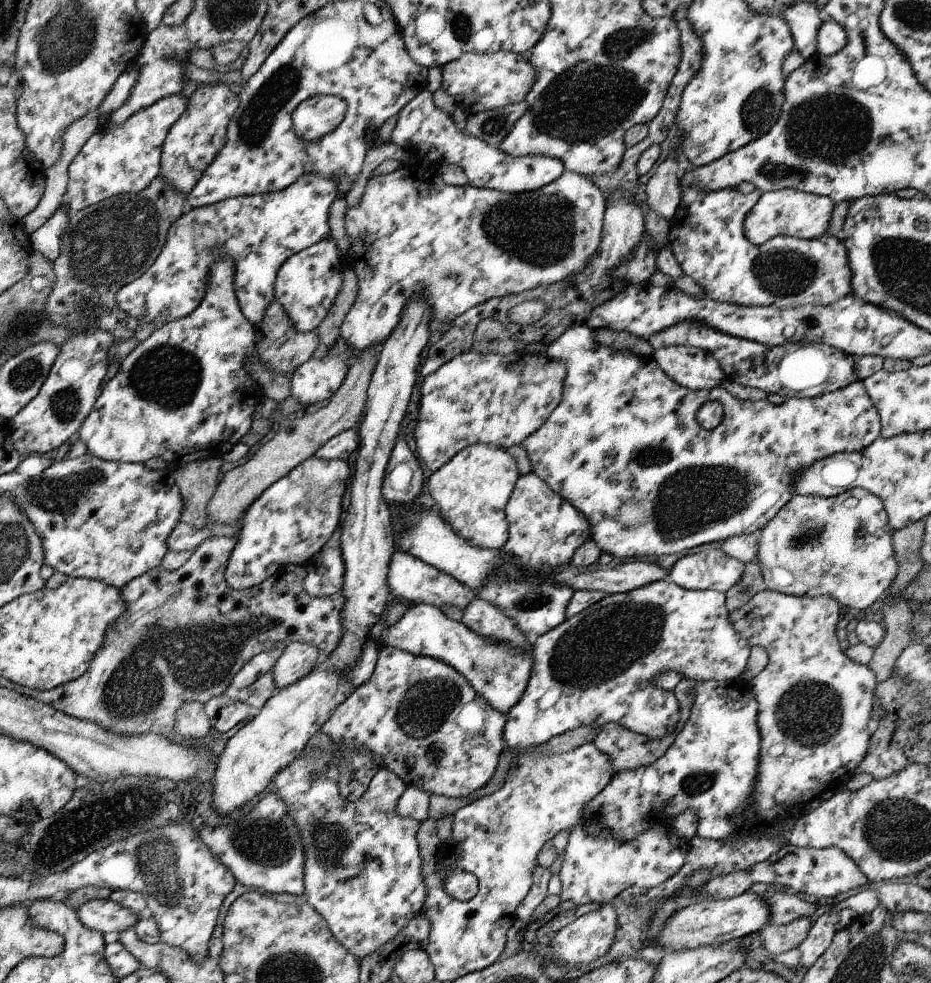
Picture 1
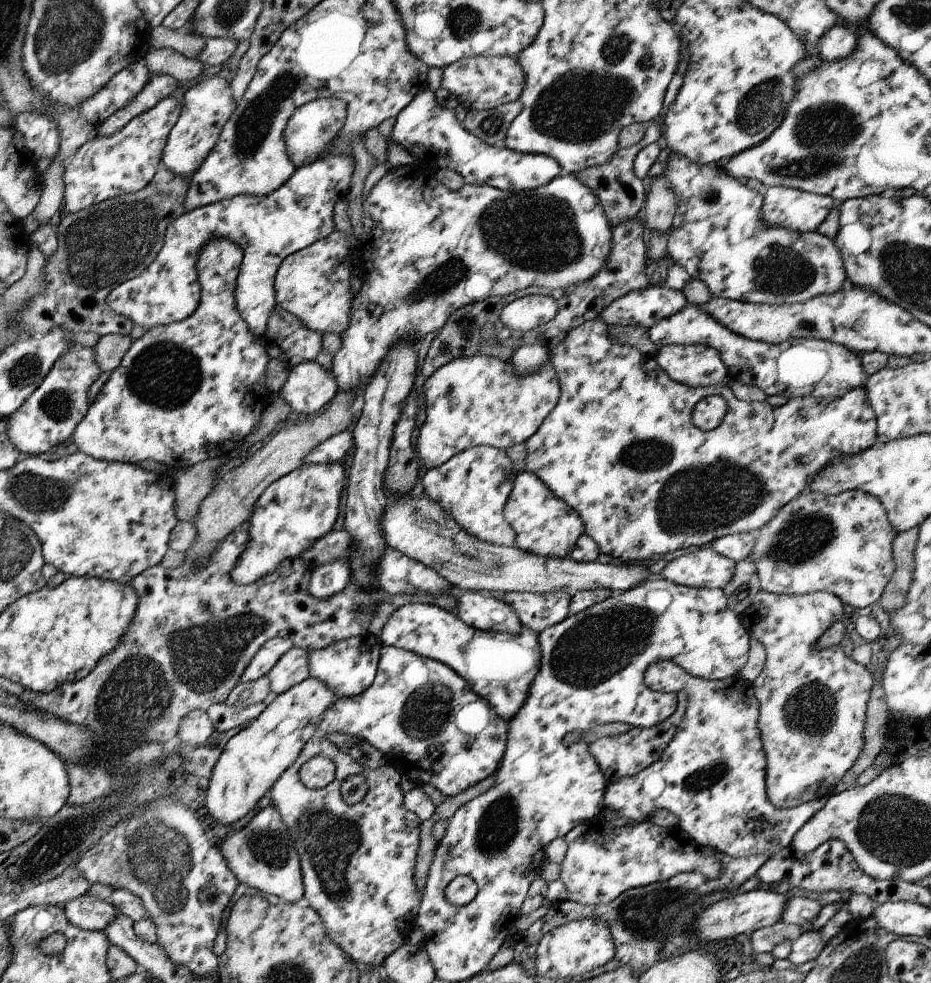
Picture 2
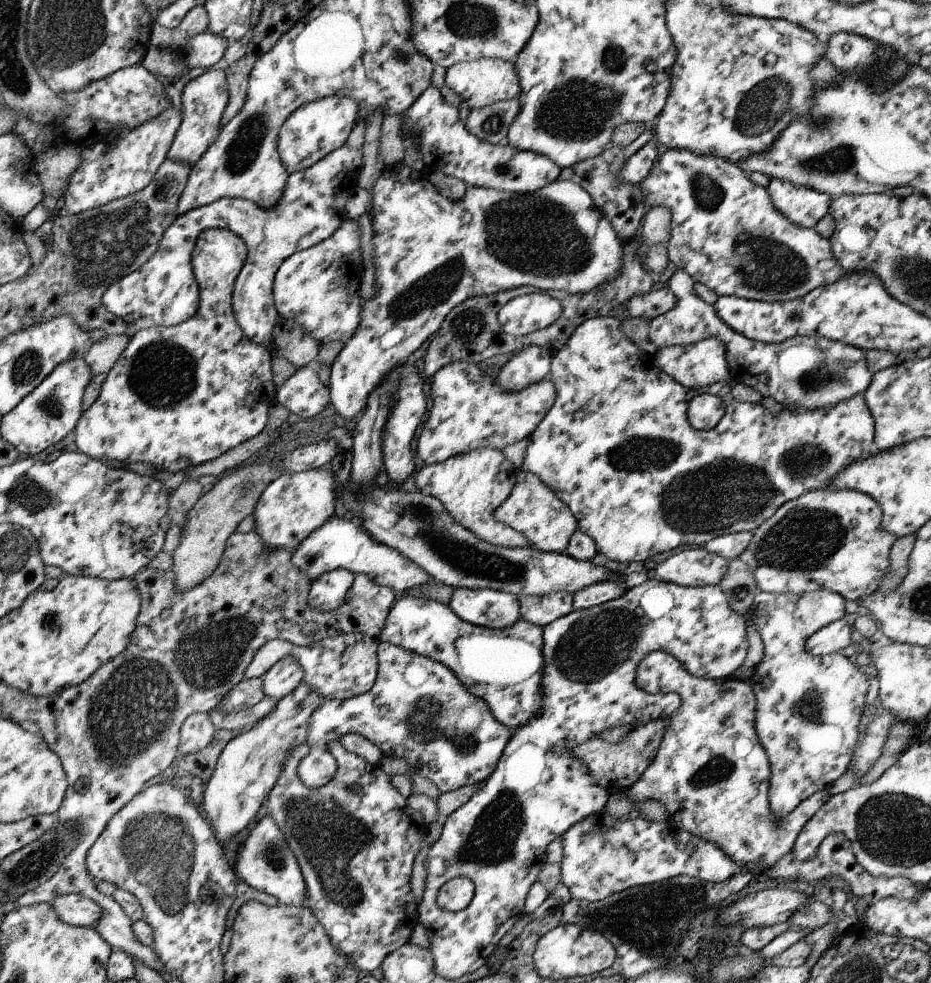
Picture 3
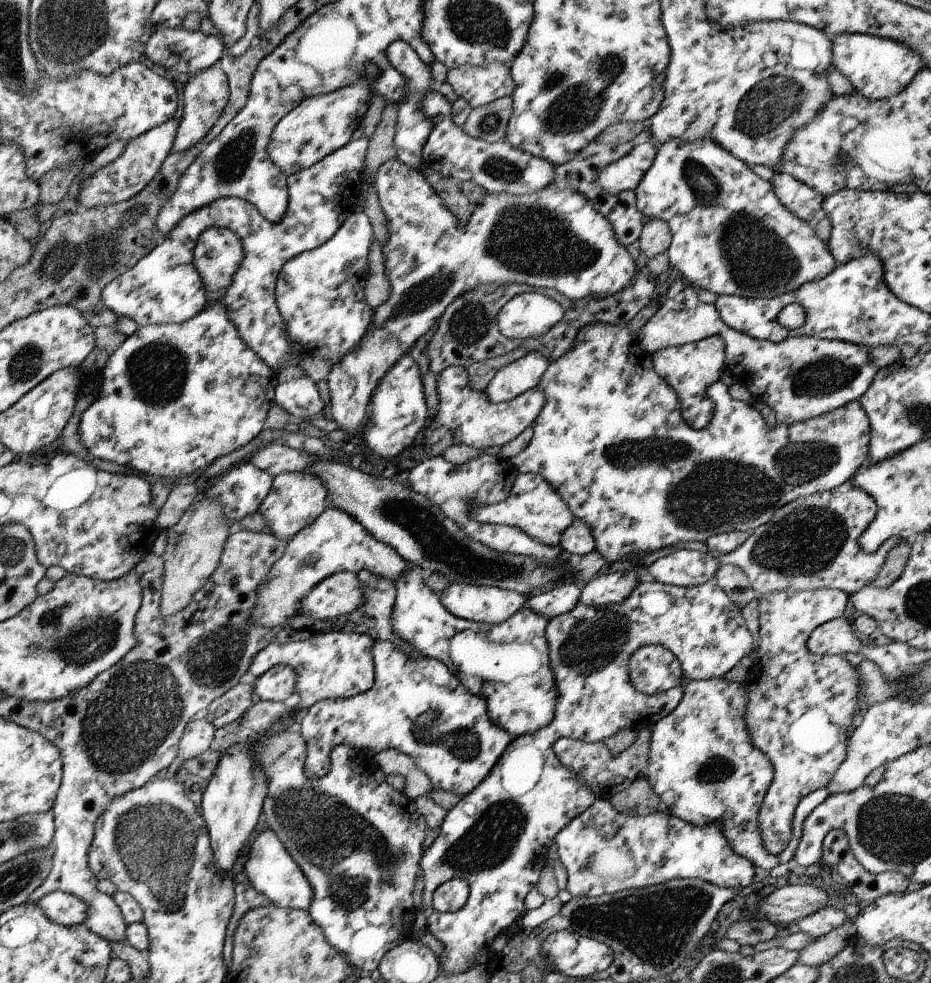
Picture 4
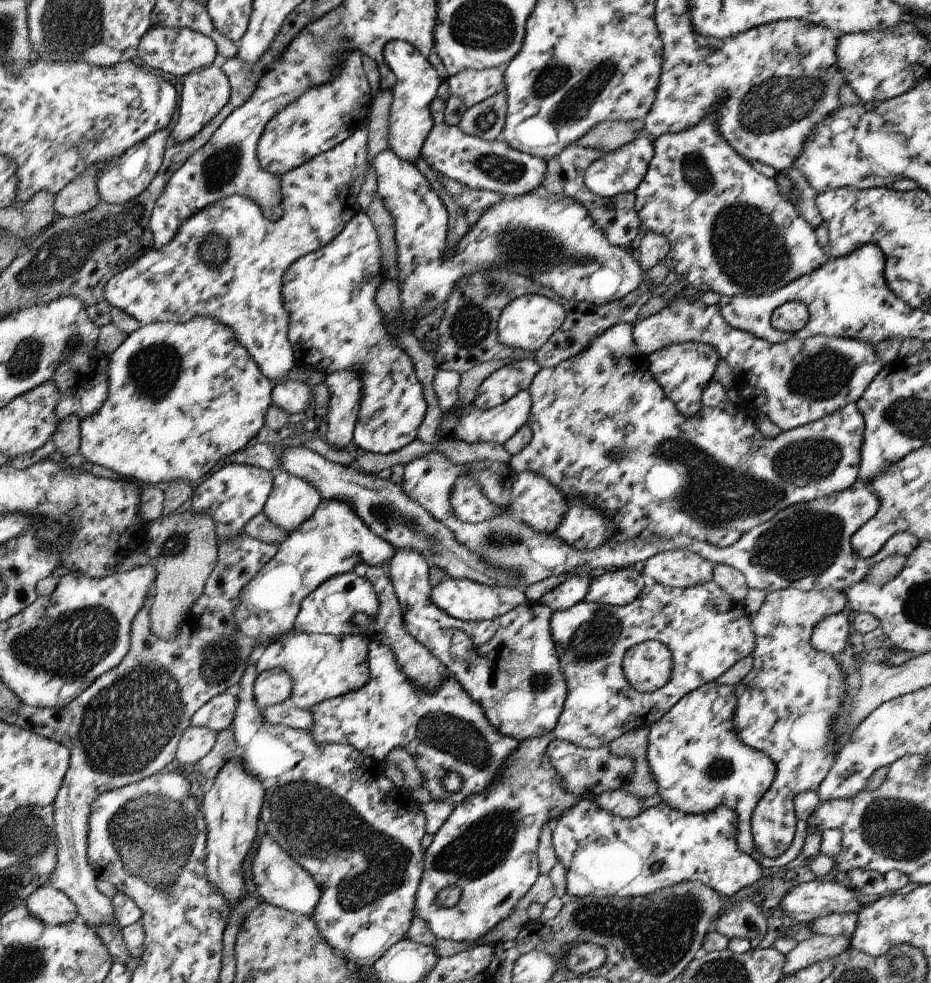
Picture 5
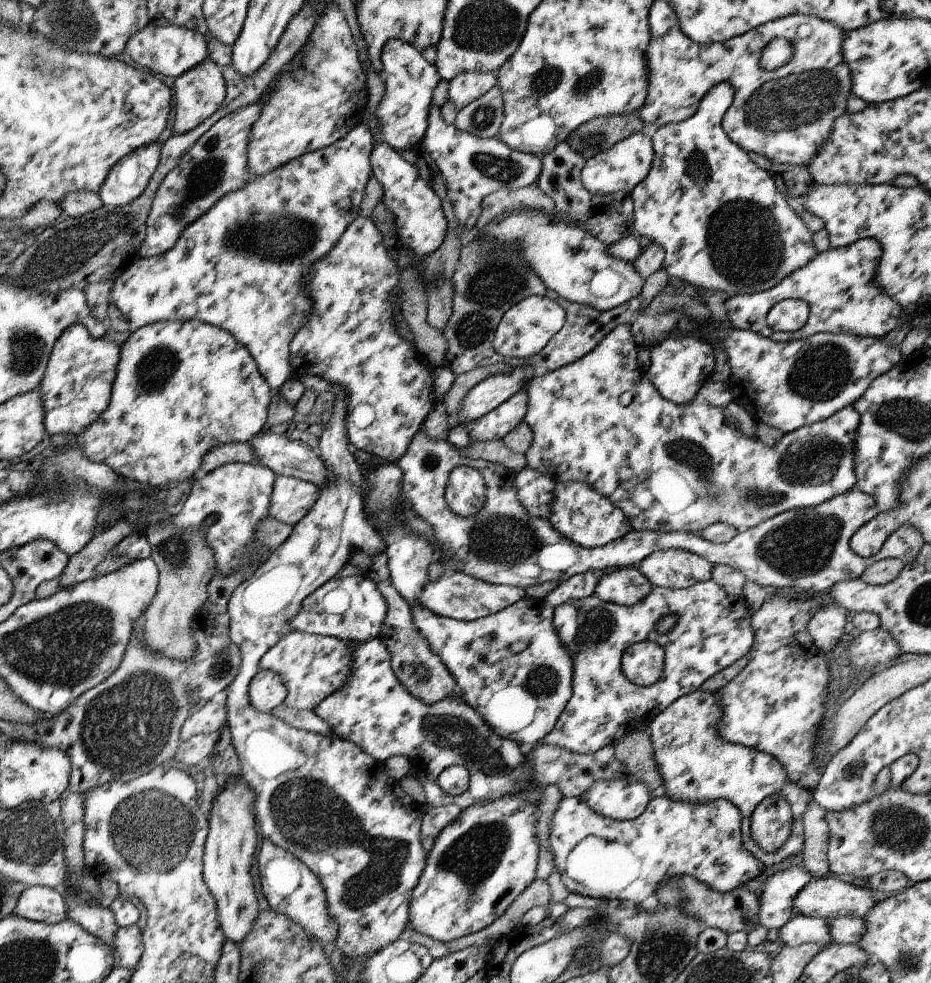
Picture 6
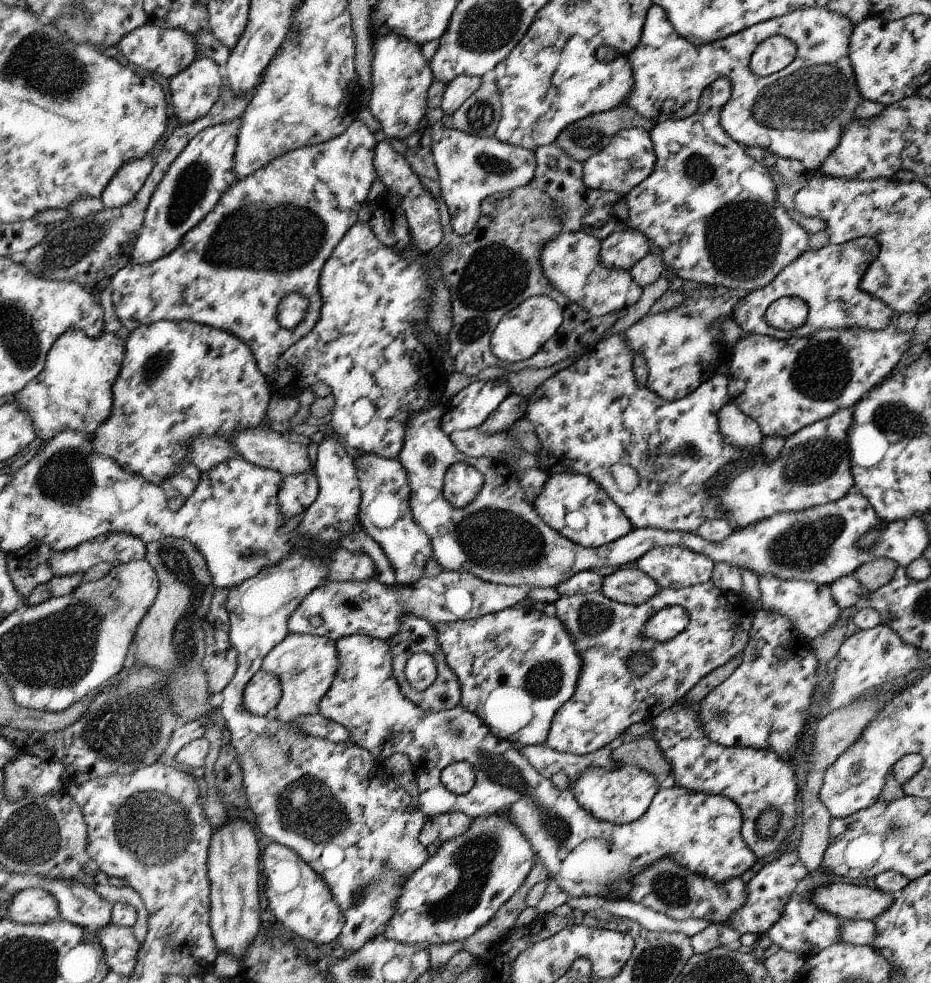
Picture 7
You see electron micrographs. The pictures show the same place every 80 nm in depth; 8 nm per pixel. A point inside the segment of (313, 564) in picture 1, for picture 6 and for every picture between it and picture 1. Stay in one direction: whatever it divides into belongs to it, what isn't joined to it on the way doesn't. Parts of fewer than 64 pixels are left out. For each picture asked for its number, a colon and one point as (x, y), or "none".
2: (326, 580)
3: (329, 591)
4: (341, 593)
5: (330, 609)
6: (352, 608)

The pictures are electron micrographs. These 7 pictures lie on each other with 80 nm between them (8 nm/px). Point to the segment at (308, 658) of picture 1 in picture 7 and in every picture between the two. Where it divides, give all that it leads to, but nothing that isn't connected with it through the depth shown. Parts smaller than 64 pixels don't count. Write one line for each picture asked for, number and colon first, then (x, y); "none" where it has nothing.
2: (293, 667)
3: (287, 674)
4: (277, 684)
5: (273, 687)
6: (268, 689)
7: (264, 691)

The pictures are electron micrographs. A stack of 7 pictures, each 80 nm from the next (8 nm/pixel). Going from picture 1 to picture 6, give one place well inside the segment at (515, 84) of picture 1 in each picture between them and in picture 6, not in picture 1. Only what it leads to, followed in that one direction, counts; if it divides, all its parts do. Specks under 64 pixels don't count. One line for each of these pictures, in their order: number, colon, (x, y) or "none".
2: (480, 82)
3: (483, 82)
4: (479, 85)
5: (472, 87)
6: (465, 88)

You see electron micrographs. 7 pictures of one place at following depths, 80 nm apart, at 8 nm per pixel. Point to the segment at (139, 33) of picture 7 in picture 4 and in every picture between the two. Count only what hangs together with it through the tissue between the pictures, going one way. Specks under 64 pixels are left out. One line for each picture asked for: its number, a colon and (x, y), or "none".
4: (184, 52)
5: (179, 51)
6: (171, 50)

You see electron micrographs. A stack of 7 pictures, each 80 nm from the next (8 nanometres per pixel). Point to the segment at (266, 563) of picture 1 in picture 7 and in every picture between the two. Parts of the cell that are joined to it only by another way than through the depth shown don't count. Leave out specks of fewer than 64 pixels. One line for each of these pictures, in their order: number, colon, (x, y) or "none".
2: (297, 510)
3: (292, 506)
4: (296, 500)
5: (293, 501)
6: (293, 499)
7: (297, 492)

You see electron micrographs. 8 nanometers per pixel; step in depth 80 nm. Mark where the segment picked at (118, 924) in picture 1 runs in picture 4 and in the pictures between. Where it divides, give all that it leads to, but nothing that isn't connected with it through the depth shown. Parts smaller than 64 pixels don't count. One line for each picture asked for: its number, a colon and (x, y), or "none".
2: (88, 912)
3: (76, 910)
4: (61, 907)

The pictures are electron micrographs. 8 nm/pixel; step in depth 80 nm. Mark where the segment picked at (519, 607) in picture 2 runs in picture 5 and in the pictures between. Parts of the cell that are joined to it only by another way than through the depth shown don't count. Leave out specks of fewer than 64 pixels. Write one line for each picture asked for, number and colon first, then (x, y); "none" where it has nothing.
3: (540, 610)
4: (563, 598)
5: (573, 591)

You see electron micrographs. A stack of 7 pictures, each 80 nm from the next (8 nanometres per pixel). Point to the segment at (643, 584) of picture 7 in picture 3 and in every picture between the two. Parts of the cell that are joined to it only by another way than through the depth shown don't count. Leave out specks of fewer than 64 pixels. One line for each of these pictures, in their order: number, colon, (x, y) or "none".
3: (599, 593)
4: (601, 590)
5: (620, 587)
6: (628, 586)

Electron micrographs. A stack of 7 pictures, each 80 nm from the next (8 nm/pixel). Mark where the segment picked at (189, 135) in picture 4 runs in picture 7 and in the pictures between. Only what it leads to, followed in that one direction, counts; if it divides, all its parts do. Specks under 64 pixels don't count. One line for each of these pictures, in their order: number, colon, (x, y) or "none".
5: (204, 94)
6: (200, 92)
7: (195, 90)

